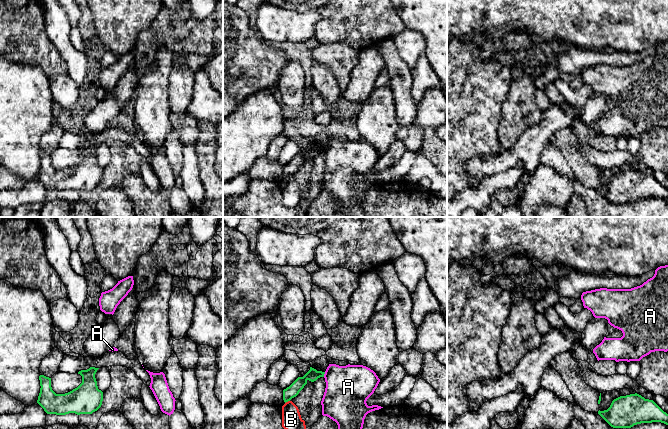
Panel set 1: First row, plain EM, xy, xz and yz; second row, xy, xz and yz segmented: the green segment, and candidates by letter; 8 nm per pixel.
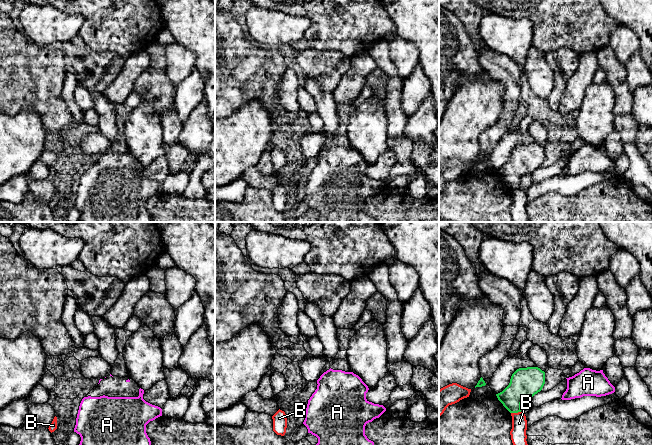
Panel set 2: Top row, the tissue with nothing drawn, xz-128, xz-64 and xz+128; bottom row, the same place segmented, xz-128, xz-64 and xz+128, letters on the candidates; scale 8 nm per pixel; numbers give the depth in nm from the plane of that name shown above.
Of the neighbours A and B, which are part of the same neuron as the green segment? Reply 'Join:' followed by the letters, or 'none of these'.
Join: none of these

